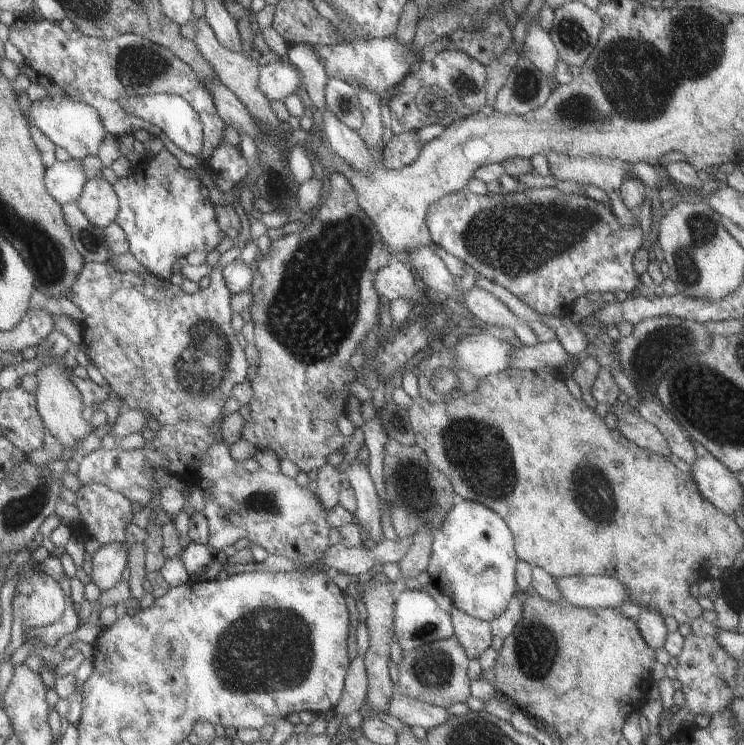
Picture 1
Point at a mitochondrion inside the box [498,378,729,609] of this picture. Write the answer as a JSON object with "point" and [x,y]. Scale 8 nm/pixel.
{"point":[593,494]}

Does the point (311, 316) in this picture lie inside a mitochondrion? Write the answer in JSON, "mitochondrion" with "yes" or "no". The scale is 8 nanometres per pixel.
{"mitochondrion":"yes"}

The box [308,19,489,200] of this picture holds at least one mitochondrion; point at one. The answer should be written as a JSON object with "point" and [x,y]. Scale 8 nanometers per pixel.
{"point":[463,83]}

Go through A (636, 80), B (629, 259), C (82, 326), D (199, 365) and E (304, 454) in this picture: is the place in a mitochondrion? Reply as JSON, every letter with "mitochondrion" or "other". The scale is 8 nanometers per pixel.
{"A":"mitochondrion","B":"other","C":"other","D":"mitochondrion","E":"other"}

